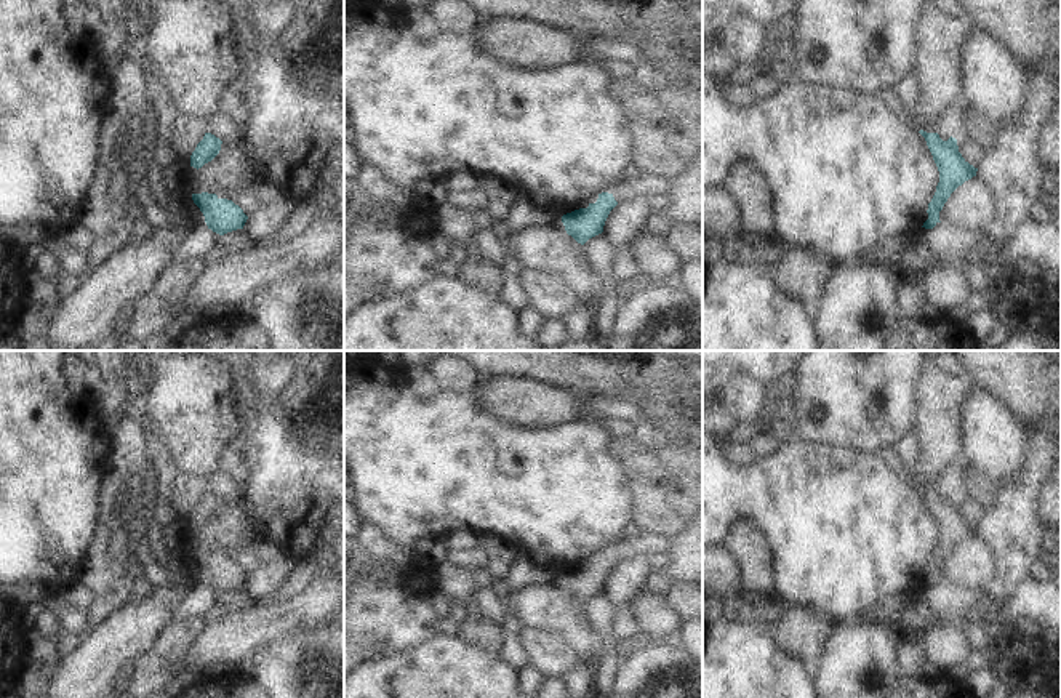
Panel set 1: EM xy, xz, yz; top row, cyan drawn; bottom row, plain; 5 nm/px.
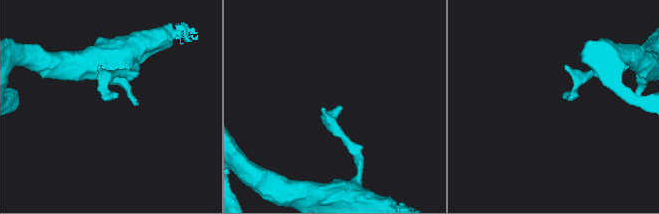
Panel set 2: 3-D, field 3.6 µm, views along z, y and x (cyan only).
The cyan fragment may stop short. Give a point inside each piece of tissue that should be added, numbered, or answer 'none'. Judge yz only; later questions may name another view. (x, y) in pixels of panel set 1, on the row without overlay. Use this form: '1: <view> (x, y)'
none

